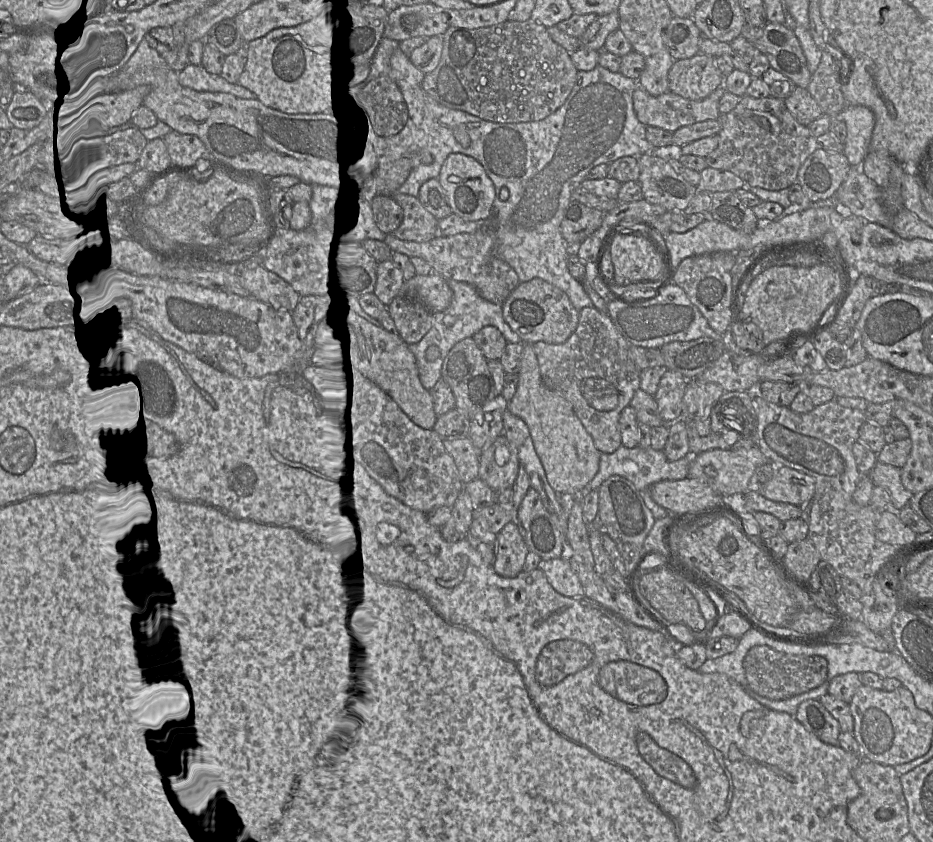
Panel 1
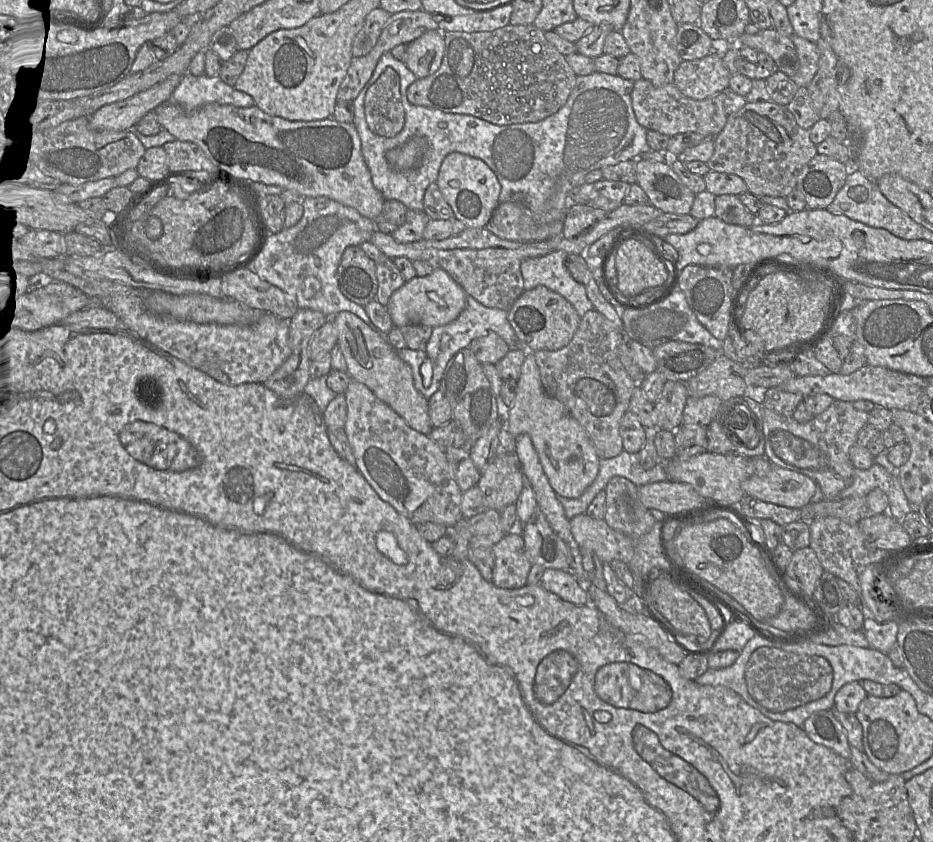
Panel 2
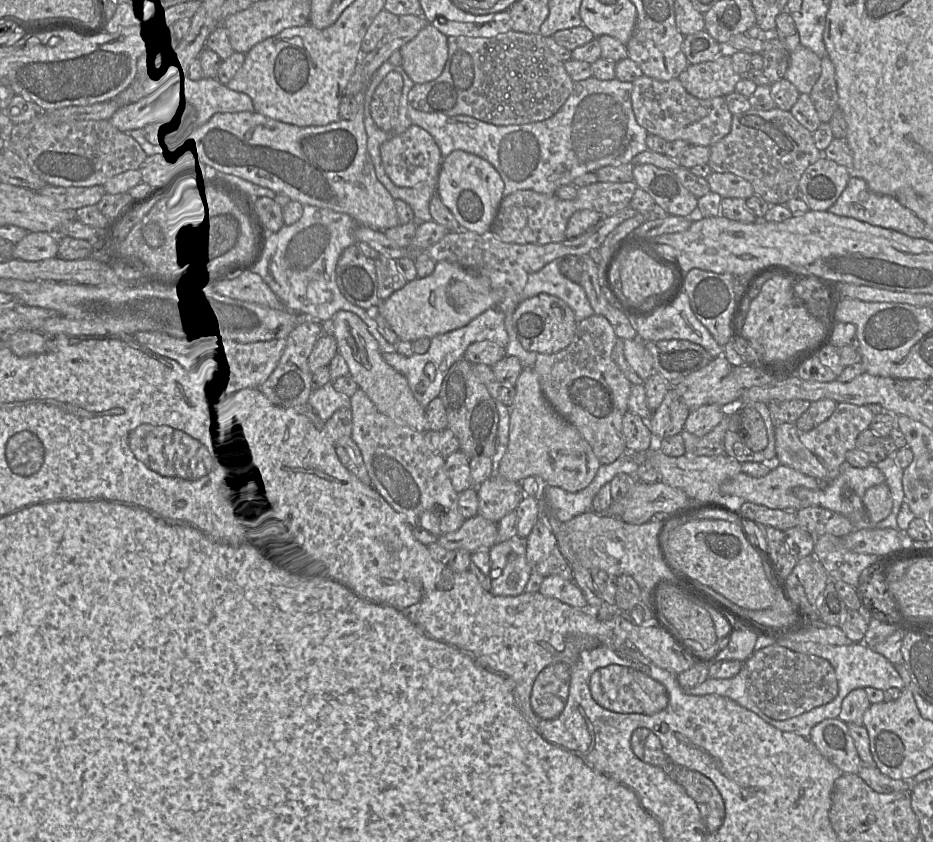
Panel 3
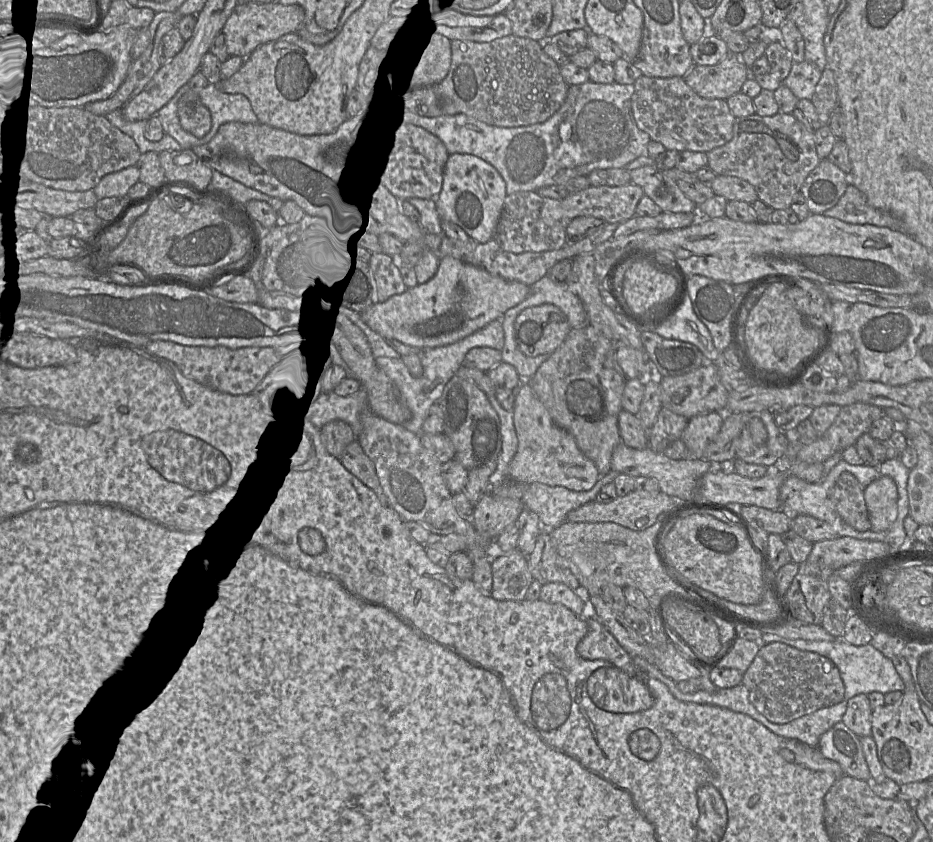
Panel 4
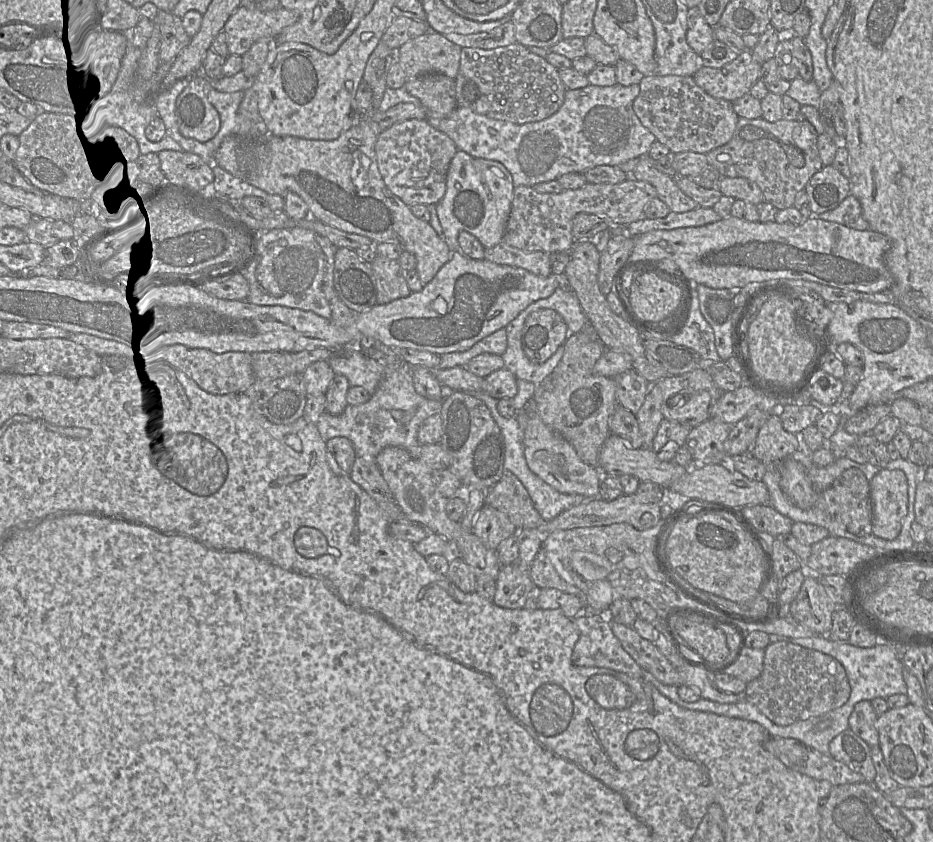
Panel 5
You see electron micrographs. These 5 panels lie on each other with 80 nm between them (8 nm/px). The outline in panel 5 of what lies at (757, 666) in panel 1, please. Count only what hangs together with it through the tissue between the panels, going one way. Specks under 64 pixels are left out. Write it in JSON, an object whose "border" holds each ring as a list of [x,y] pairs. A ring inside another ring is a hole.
{"border":[[[786,641],[769,643],[764,649],[761,675],[747,683],[744,698],[779,726],[788,726],[797,721],[820,716],[844,705],[851,688],[843,665],[830,655]]]}

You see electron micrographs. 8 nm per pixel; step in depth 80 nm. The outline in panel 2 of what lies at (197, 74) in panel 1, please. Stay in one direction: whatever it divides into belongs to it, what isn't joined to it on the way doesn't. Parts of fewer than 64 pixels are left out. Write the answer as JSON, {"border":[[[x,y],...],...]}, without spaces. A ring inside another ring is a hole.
{"border":[[[189,72],[182,75],[169,101],[187,112],[195,111],[210,103],[242,108],[255,105],[254,99],[249,94],[236,90],[225,83],[220,76],[209,77],[206,74],[194,76]]]}

